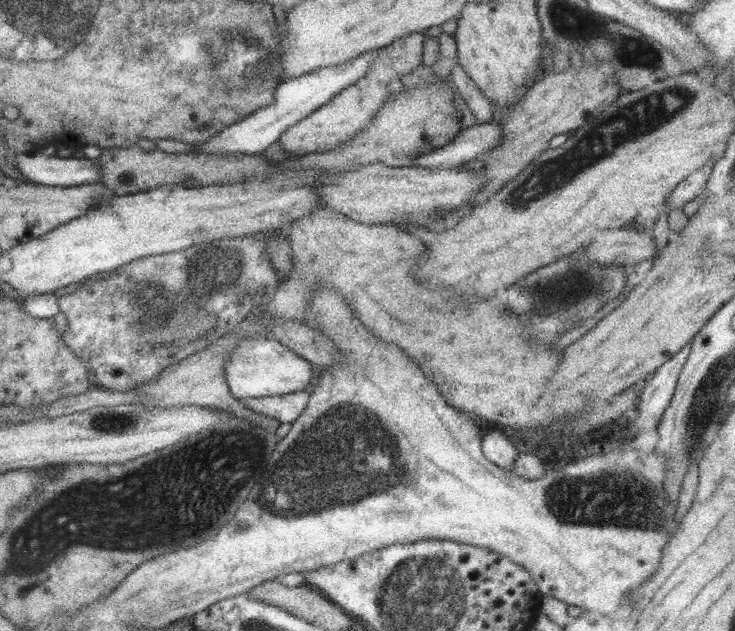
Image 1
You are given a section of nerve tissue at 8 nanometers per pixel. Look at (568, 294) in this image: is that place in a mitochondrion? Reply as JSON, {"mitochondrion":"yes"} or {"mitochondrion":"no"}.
{"mitochondrion":"yes"}

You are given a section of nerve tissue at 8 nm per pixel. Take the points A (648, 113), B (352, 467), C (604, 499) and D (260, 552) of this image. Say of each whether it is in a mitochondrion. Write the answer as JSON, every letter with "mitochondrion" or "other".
{"A":"mitochondrion","B":"mitochondrion","C":"mitochondrion","D":"other"}

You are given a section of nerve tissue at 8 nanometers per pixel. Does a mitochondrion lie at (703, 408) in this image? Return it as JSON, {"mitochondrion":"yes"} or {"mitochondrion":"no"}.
{"mitochondrion":"yes"}

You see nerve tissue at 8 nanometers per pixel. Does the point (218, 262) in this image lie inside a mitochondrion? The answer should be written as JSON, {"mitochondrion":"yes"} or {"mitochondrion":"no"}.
{"mitochondrion":"yes"}

